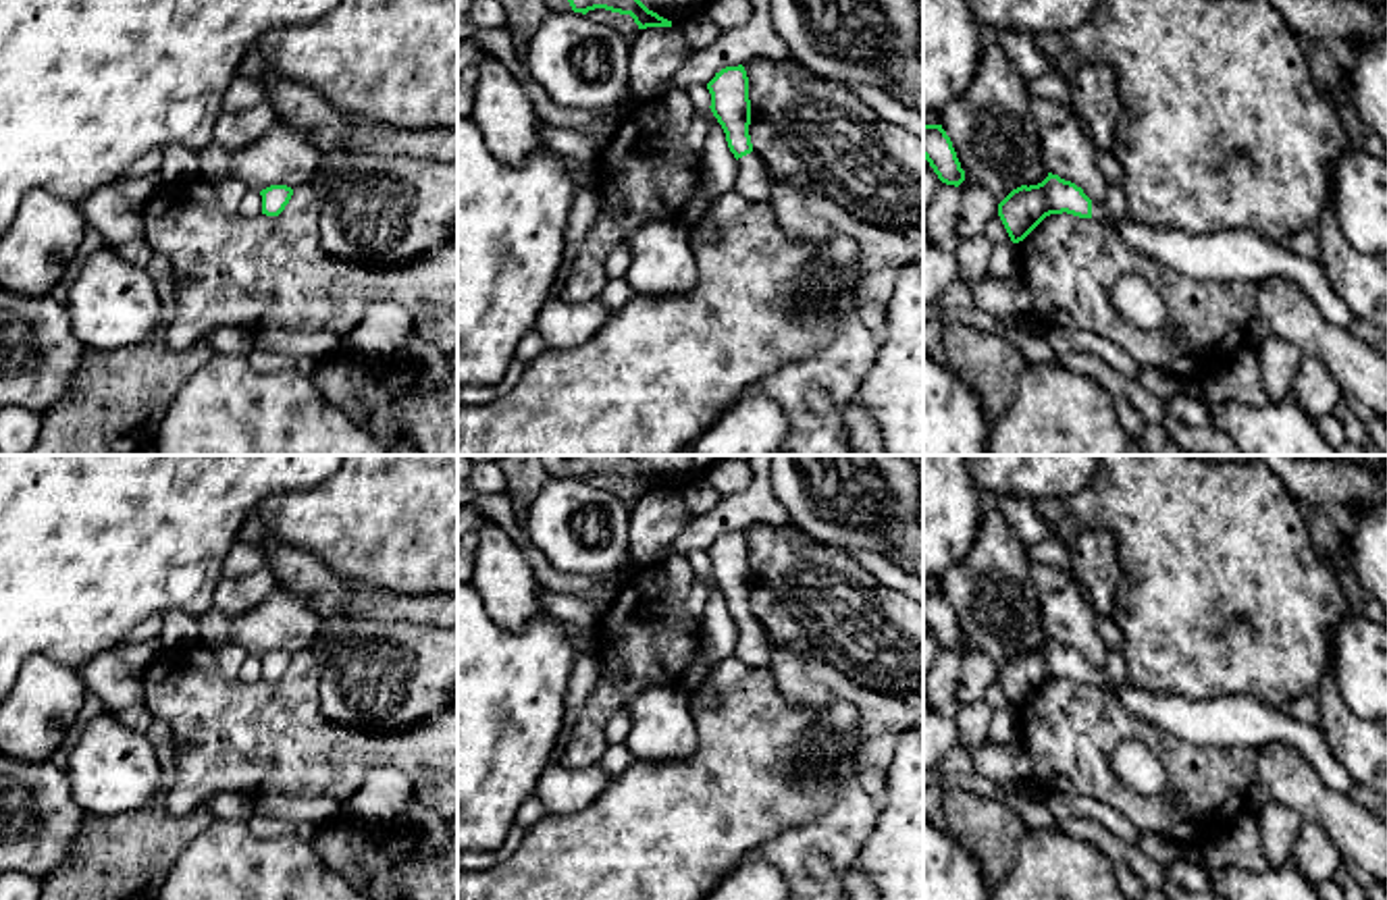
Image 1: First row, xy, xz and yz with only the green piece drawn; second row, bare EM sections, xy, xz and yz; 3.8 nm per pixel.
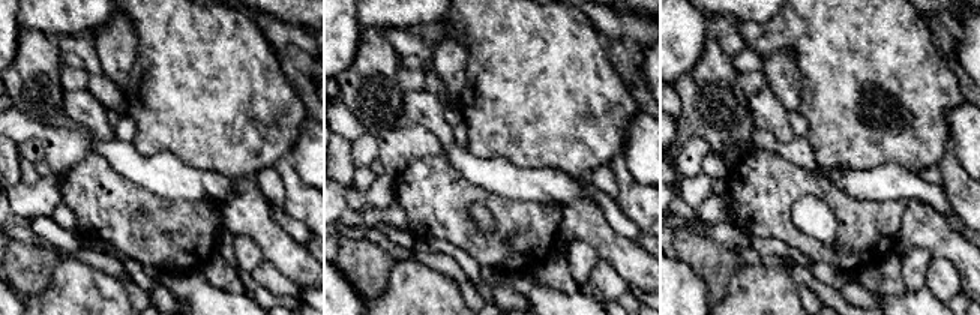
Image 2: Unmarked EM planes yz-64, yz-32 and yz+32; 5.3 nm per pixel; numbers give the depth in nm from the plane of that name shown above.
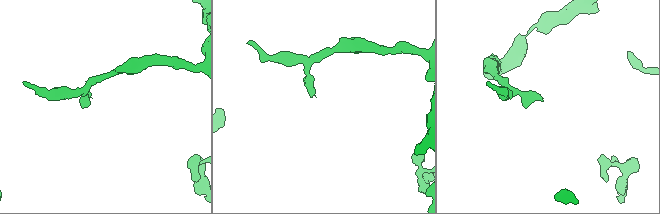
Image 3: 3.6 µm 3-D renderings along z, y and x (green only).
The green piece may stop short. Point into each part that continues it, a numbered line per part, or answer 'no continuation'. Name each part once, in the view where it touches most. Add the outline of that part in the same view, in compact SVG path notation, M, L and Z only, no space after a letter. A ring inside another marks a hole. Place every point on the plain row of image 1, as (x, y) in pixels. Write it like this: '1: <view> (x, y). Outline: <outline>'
1: xz (753, 647). Outline: M751 617L738 624L736 628L738 628L738 642L734 648L734 657L747 665L769 669L771 646L761 624L755 617Z

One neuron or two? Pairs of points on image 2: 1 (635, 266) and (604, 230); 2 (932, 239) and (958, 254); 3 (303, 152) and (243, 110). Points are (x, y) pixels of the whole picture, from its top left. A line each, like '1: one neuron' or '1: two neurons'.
1: one neuron
2: one neuron
3: two neurons

